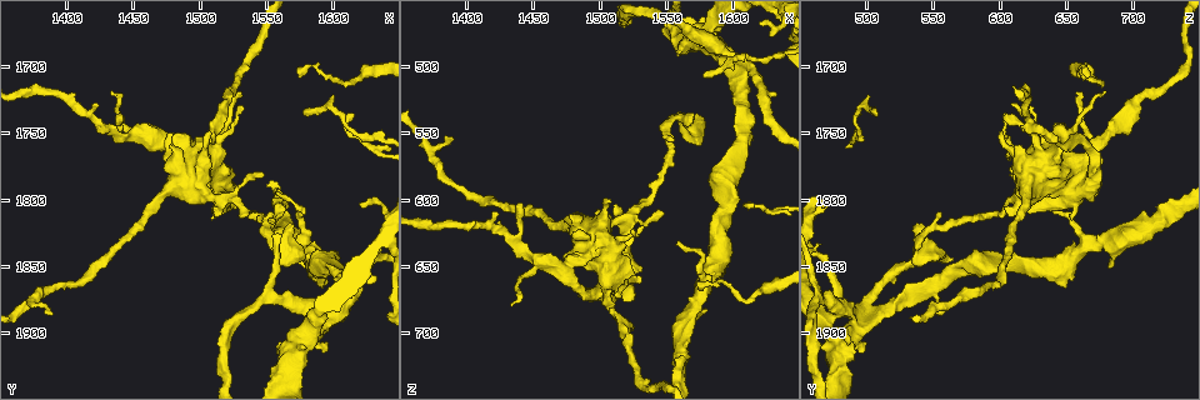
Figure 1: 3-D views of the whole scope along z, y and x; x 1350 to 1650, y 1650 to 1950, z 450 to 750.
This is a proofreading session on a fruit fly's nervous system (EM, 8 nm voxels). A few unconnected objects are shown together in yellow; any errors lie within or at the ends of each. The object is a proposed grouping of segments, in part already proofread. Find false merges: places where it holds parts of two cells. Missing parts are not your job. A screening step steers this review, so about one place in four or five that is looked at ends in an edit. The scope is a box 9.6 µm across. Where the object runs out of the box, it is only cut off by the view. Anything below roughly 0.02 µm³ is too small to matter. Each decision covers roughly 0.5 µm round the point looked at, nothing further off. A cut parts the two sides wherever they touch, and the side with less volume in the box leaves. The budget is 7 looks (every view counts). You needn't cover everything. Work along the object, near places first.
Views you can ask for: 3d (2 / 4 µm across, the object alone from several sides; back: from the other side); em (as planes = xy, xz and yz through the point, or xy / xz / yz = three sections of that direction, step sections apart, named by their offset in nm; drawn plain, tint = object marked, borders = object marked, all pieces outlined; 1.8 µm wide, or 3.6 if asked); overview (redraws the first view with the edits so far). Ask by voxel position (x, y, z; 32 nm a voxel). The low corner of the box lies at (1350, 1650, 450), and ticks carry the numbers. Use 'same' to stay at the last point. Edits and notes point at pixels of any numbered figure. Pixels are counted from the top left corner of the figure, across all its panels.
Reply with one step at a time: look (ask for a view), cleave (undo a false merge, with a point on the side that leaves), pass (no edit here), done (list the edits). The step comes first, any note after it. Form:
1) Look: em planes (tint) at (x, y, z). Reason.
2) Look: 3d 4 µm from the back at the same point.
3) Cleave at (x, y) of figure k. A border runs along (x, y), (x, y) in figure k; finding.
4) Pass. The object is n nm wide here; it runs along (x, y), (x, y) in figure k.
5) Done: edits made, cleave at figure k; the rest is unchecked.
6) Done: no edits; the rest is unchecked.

Look: em 3.6 µm planes (tint) at (1512, 1788, 658). Thick turns thin.

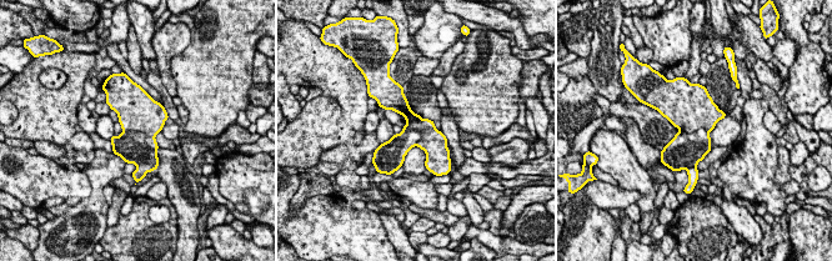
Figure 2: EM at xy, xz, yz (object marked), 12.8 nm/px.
Cleave at (130, 146) of figure 2. A border runs along (123, 130), (139, 130), (156, 149) in figure 2; a second cell is stuck on.

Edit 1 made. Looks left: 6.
Look: overview. See it whole again.

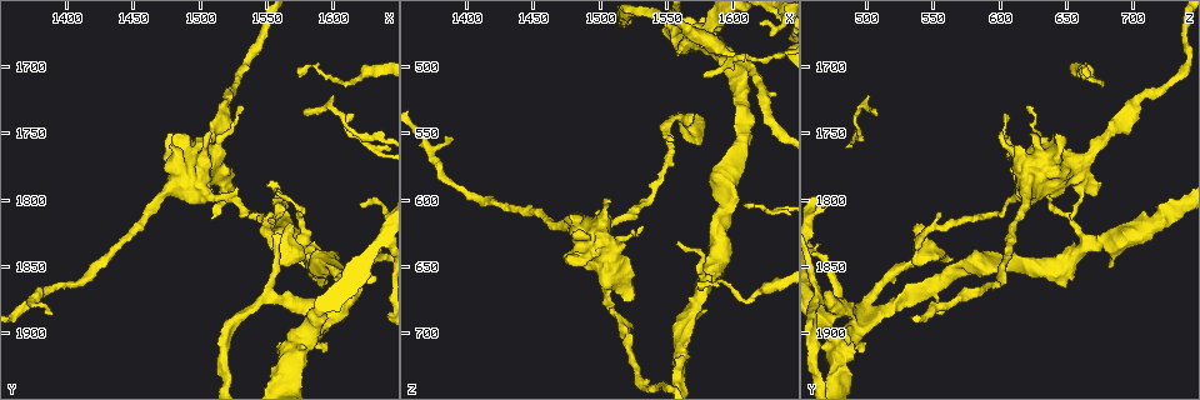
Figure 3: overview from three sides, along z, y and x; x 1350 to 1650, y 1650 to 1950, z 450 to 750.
Look: em planes (plain) at (1554, 1832, 538). Abrupt turn.

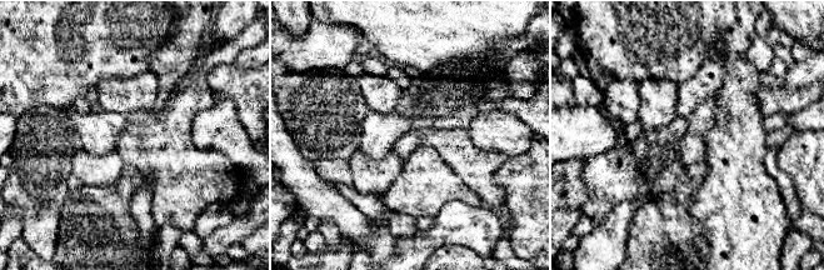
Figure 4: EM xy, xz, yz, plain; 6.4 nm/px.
Look: em planes (tint) at the same point. With the object marked.

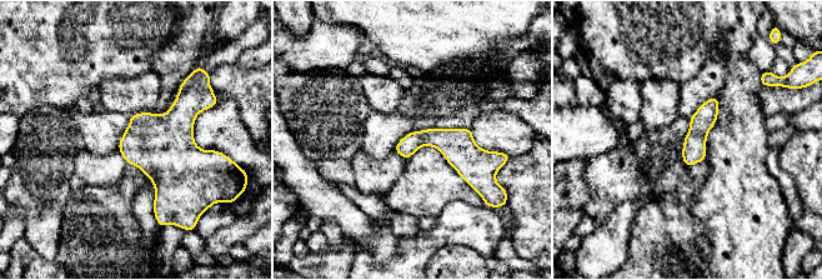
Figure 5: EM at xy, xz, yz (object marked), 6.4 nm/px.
Pass. It runs along (713, 100), (700, 125), (688, 163) in figure 5; one cell here.

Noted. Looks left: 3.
Look: em yz step 4 (tint) at (1606, 1884, 510). Thin neck.

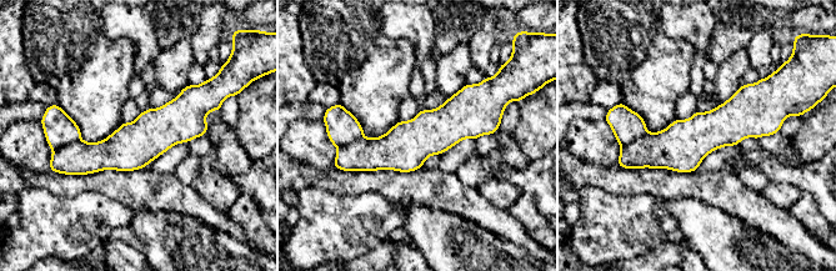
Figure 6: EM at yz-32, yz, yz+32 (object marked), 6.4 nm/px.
Look: em xz step 8 (tint) at the same point. Another direction.

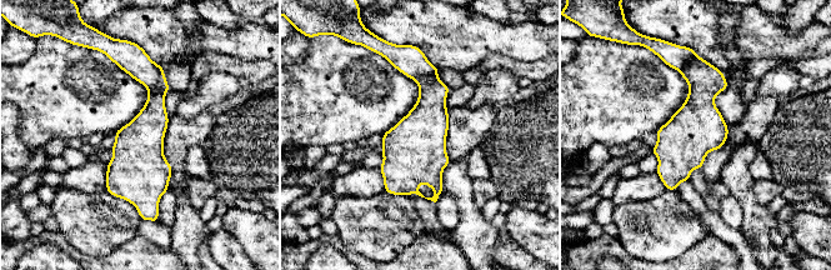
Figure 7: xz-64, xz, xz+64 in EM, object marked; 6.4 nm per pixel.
Cleave at (410, 60) of figure 7. Two cells meet here.

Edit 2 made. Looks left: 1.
Done: edits made, cleave at figure 2, cleave at figure 7; the rest is unchecked.

